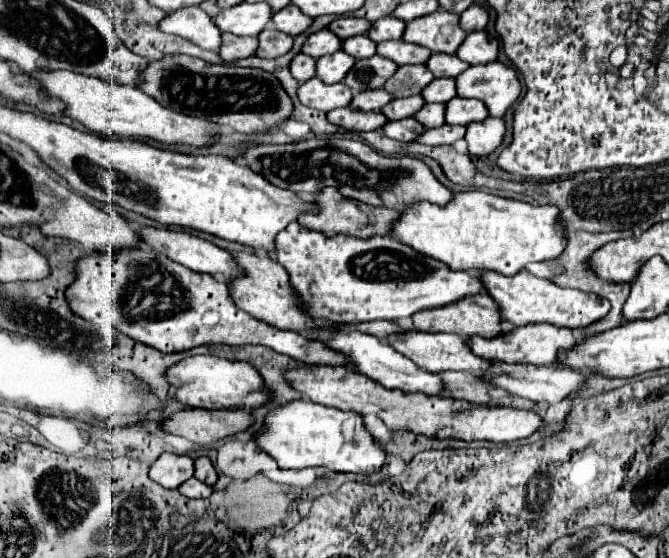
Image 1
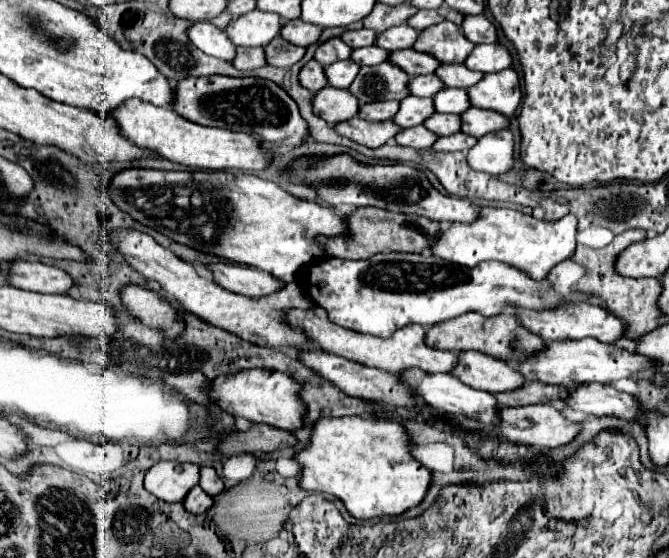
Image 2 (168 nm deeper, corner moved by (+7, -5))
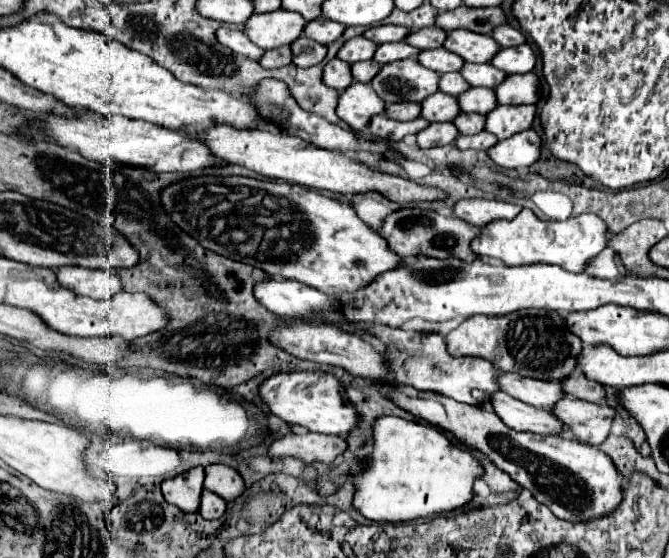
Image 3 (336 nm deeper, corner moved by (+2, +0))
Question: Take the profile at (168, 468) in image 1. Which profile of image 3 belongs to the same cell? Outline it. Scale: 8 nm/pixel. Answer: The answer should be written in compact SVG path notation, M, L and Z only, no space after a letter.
M193 467L187 473L181 473L173 479L165 479L161 483L165 501L177 505L185 513L193 513L199 509L201 489L203 489L203 467Z

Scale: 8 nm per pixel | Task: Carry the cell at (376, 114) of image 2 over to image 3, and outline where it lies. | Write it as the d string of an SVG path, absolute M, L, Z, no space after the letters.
M393 103L385 107L385 115L397 121L411 121L419 117L419 103Z

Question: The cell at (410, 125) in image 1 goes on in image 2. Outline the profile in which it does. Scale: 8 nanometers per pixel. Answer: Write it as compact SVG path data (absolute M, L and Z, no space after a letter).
M416 126L416 128L406 128L396 136L396 142L400 146L410 146L416 150L428 150L432 144L438 140L436 134L432 134L426 126Z

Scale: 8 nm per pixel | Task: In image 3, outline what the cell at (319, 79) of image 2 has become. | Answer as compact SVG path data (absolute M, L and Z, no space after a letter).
M335 57L335 59L331 59L325 65L325 69L323 69L323 83L327 87L343 91L351 81L353 81L353 77L351 77L349 63L345 63L345 61L341 61L341 59Z

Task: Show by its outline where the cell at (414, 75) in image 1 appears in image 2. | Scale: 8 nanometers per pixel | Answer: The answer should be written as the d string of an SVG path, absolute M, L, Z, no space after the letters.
M428 74L428 76L414 76L408 88L412 90L414 96L434 96L438 94L440 88L444 88L444 84L440 82L440 78L436 78L436 74Z

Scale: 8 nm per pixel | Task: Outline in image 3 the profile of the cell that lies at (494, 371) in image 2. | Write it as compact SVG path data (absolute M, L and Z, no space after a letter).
M497 371L497 383L501 391L539 409L551 409L563 397L561 383L557 381L541 381L533 377L521 377L517 373Z

